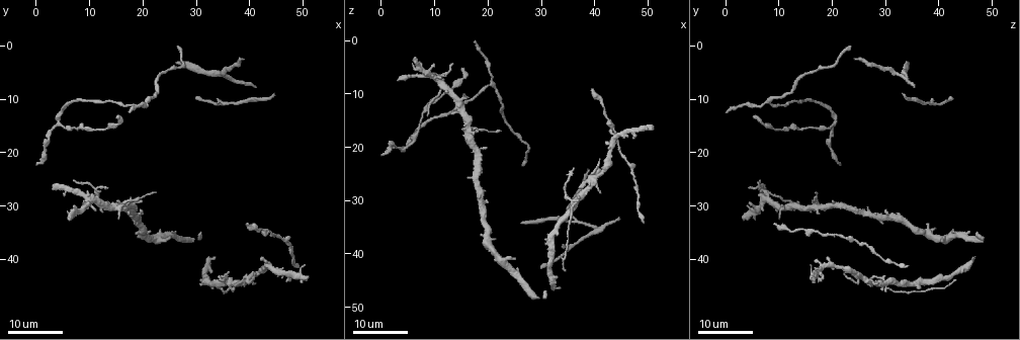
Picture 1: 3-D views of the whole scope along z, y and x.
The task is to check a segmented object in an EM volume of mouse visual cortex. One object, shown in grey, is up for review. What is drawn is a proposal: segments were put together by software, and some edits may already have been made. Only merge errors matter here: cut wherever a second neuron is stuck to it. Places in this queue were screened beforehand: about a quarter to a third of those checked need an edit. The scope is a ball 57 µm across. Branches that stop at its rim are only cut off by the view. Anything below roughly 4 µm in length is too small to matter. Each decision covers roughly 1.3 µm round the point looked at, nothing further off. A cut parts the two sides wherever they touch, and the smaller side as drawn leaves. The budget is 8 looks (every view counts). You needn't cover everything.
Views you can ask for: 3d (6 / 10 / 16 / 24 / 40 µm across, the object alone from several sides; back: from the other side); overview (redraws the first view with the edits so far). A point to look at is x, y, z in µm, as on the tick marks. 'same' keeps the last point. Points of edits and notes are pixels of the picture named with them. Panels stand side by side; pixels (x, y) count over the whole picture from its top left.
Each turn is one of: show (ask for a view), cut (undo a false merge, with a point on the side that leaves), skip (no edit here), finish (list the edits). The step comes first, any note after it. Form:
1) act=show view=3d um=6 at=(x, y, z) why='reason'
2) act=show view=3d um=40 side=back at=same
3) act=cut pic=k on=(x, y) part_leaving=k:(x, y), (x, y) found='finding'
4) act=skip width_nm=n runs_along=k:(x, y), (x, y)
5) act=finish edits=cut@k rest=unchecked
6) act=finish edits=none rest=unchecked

act=show view=3d um=16 at=(16.5, 29.5, 18.0)

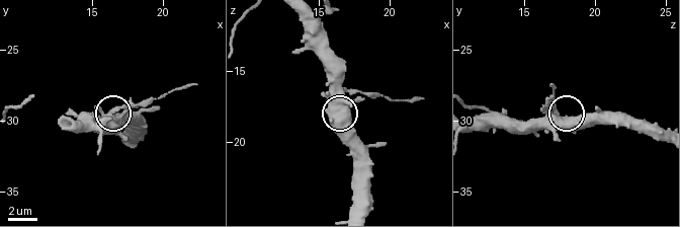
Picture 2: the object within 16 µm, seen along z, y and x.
act=show view=3d um=10 at=(16.8, 30.0, 17.6)

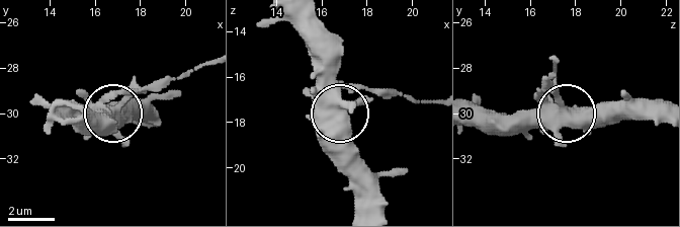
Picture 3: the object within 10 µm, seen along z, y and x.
act=skip width_nm=590 runs_along=3:(289, 21), (305, 39), (342, 112), (380, 93) found='all the same neuron'

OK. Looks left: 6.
act=show view=3d um=24 at=(43.0, 40.5, 19.5)

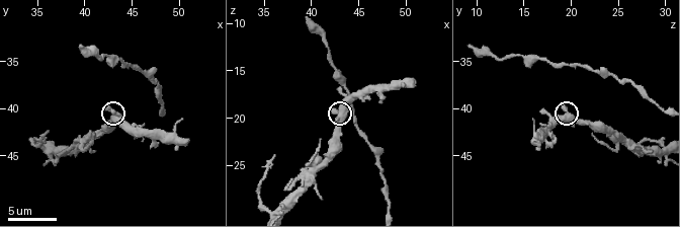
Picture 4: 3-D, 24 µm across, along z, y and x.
act=show view=3d um=6 at=same why='closer look'

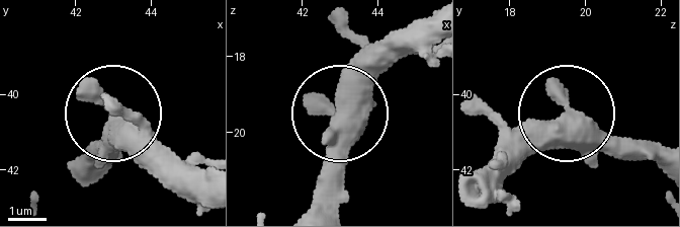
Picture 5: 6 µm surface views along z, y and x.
act=skip width_nm=480 found='all the same neuron'

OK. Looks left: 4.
act=show view=3d um=24 at=(36.0, 44.0, 30.0) why='a fork'

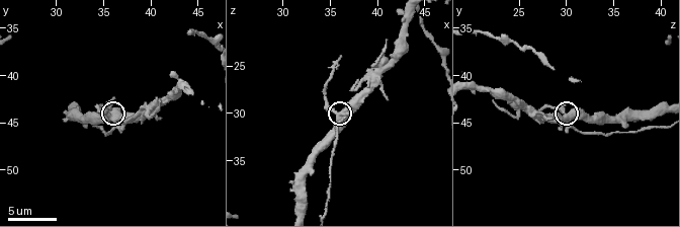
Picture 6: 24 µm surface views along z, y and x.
act=show view=3d um=10 at=same

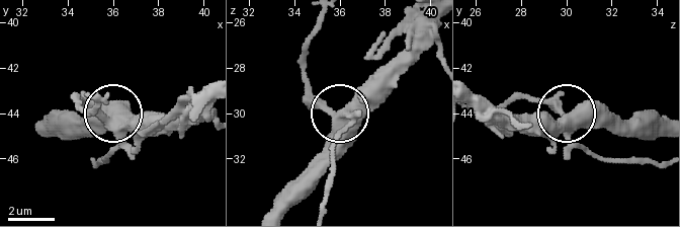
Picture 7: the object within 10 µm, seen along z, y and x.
act=cut pic=7 on=(323, 101) part_leaving=7:(342, 118), (345, 130), (336, 147), (336, 170), (324, 205) found='a second neuron is stuck on'

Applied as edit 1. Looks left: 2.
act=show view=3d um=16 at=(21.0, 10.5, 8.0) why='a fork'

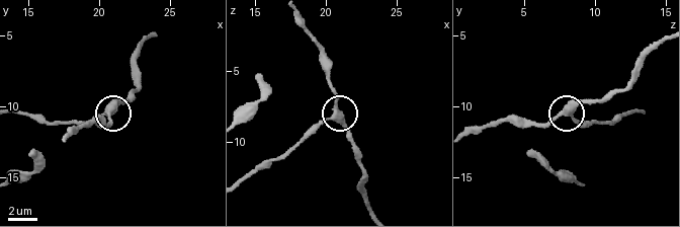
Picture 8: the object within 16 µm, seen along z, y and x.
act=show view=3d um=6 at=(20.6, 10.6, 7.8)

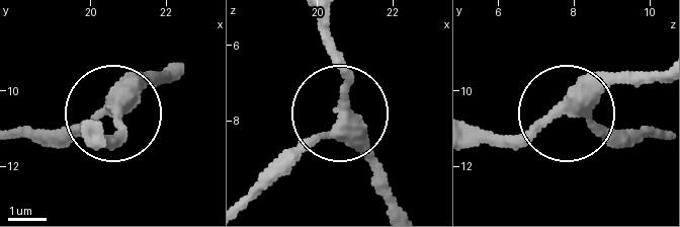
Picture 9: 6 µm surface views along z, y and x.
act=skip side_arm_um=9 arms=3 found='continuous, no second neuron'

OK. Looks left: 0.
act=finish edits=cut@7 rest=unchecked

